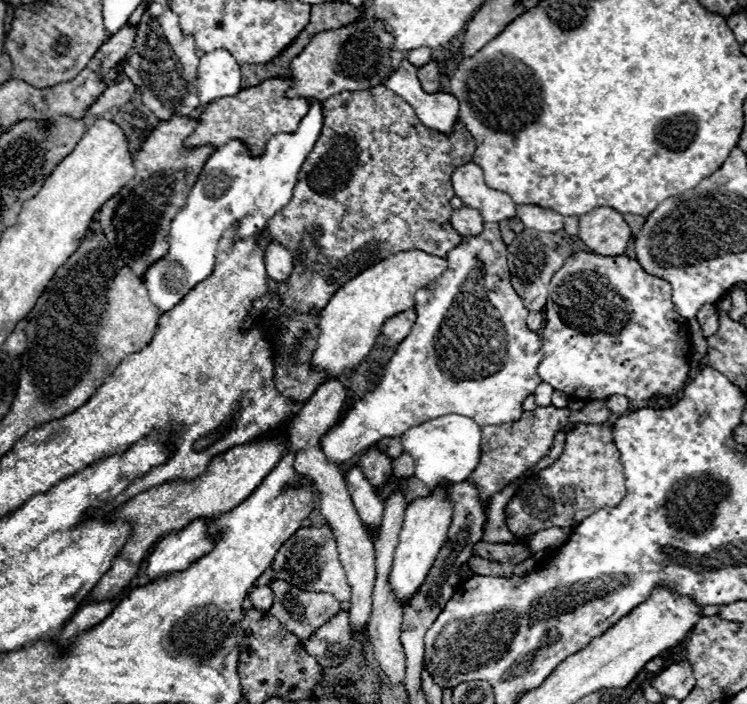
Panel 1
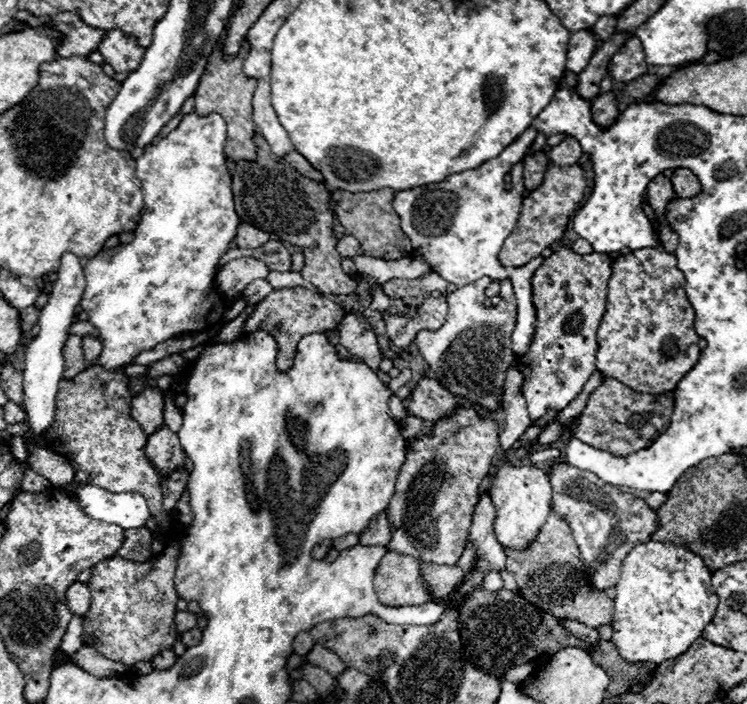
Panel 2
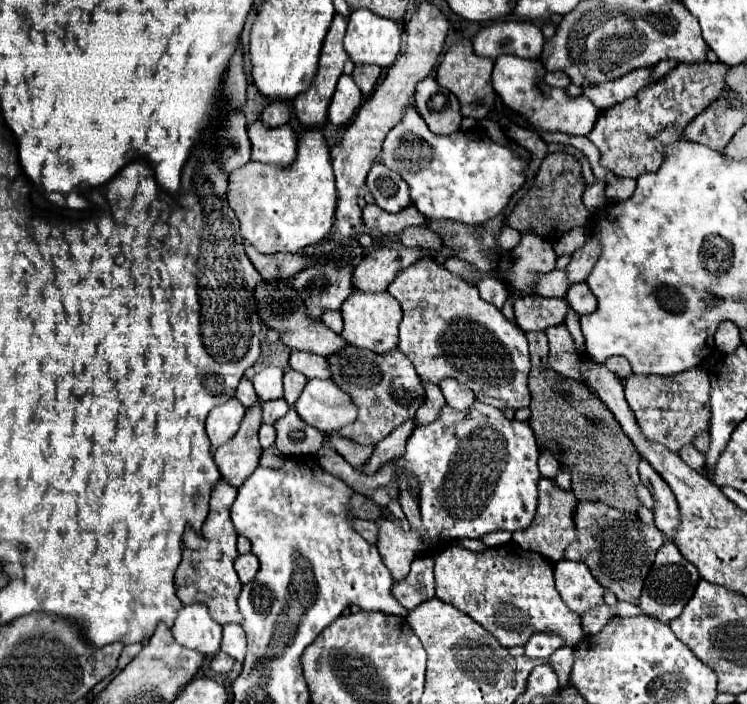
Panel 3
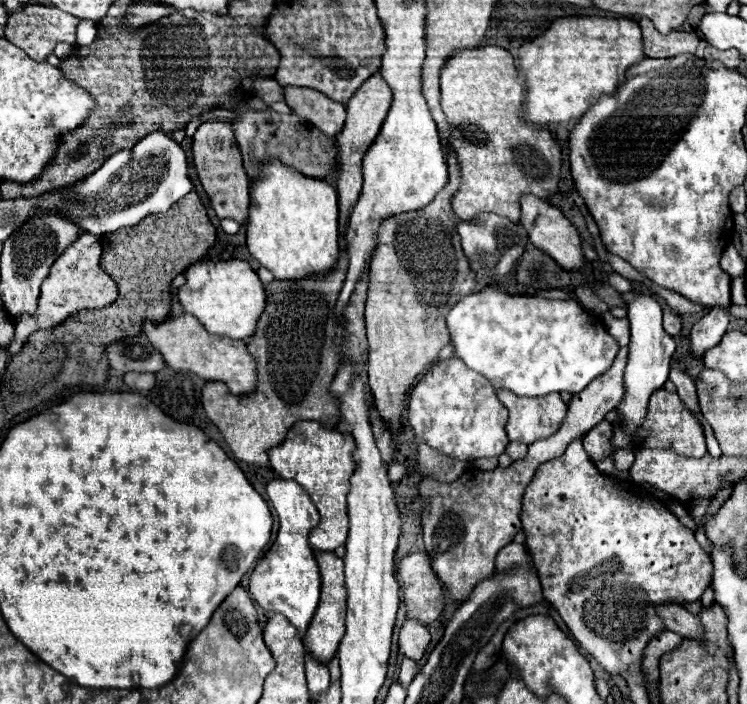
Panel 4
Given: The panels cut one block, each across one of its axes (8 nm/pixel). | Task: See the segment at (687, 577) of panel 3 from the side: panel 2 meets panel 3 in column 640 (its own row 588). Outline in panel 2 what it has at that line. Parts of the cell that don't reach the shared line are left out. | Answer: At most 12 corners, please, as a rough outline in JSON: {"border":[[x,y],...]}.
{"border":[[554,464],[550,508],[596,590],[660,526],[644,498]]}

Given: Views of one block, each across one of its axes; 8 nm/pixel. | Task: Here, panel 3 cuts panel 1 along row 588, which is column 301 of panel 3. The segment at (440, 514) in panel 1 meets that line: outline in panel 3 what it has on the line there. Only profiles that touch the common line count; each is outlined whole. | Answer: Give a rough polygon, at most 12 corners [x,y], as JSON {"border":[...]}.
{"border":[[308,380],[298,416],[324,434],[352,424],[358,410],[332,380]]}

